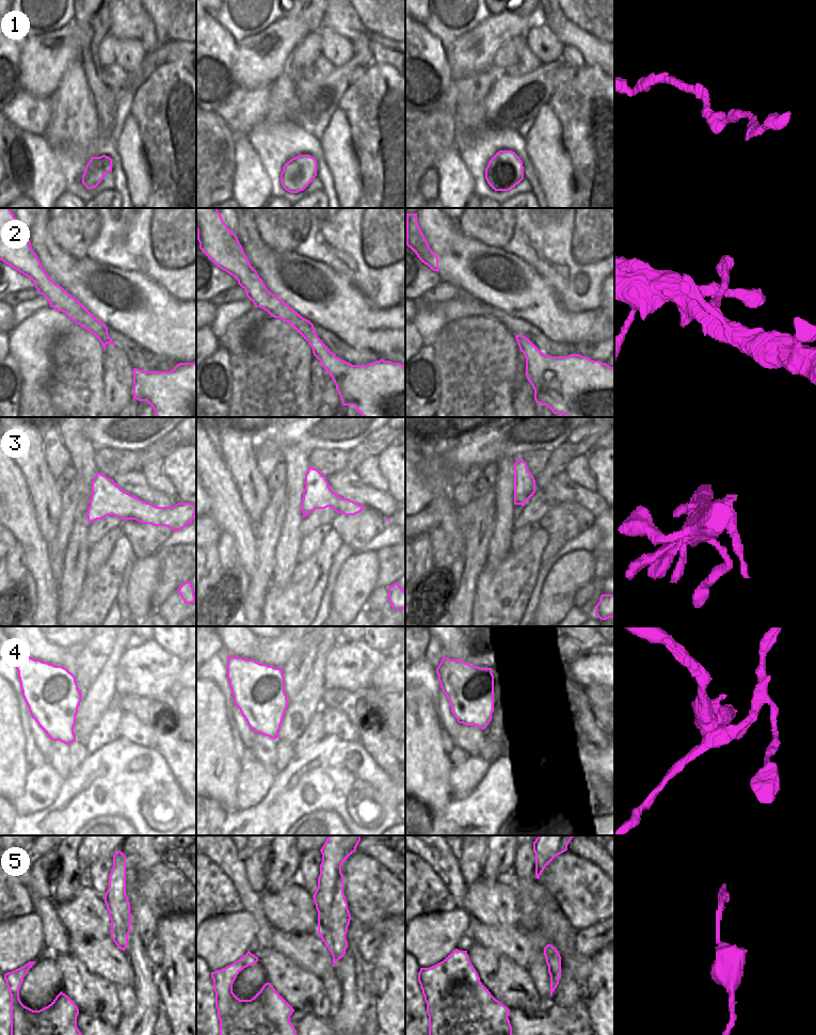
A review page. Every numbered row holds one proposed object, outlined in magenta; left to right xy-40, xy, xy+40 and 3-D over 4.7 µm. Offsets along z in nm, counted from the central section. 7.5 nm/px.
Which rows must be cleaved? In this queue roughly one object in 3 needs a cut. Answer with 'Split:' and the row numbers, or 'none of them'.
Split: 3, 4

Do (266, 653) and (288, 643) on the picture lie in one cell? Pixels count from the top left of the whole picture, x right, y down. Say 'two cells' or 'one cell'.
one cell

